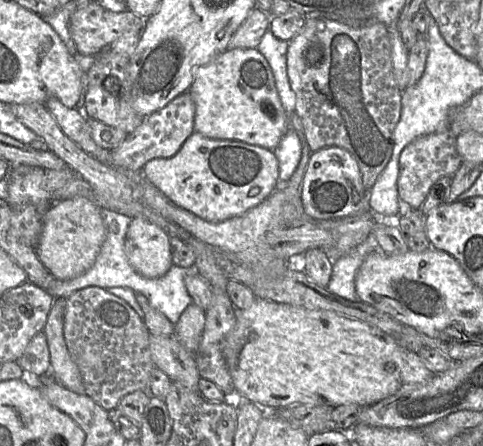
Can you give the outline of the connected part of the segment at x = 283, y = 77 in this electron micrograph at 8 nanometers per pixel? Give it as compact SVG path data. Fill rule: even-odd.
M268 28L256 48L271 67L281 104L289 117L295 112L295 94L287 75L288 46L288 41L278 39Z

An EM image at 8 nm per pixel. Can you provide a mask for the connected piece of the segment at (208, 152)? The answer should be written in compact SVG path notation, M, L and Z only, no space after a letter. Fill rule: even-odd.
M196 131L175 155L148 161L141 174L175 205L208 222L227 220L259 205L279 181L272 150L242 141L210 139Z

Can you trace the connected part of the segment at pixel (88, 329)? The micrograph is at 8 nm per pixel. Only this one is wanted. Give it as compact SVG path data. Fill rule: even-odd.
M97 286L78 290L66 298L64 339L72 360L79 368L85 395L106 411L115 410L121 399L134 391L148 392L150 374L155 368L149 350L150 332L142 318L123 299Z

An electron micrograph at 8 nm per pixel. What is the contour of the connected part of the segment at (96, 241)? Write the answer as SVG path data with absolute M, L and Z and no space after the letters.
M79 196L53 203L45 212L35 252L57 280L74 279L94 265L107 234L101 209L90 198Z

